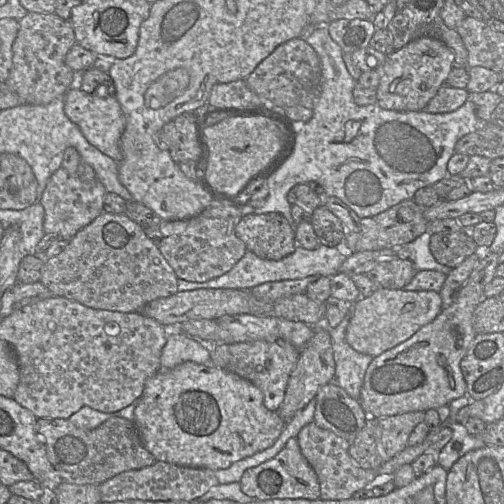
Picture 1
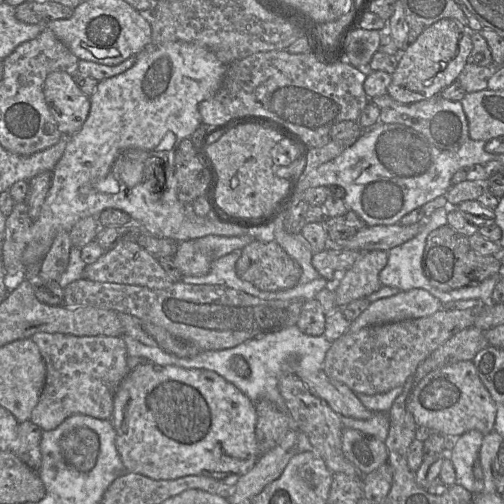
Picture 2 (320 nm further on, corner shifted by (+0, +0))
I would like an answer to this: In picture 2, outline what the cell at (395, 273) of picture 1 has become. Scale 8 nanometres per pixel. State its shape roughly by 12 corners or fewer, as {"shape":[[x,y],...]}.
{"shape":[[386,251],[361,253],[334,284],[336,307],[382,287]]}

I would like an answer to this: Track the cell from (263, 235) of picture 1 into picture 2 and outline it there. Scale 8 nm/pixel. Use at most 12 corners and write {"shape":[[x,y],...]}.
{"shape":[[275,240],[242,249],[236,273],[262,291],[297,286],[302,269]]}

